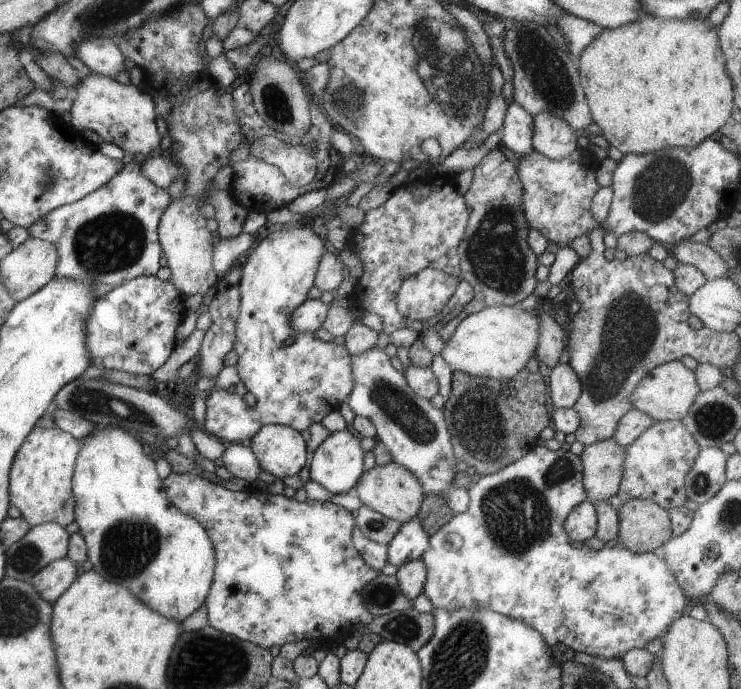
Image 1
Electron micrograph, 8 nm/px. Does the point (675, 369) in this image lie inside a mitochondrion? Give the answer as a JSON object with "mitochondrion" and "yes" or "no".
{"mitochondrion":"no"}

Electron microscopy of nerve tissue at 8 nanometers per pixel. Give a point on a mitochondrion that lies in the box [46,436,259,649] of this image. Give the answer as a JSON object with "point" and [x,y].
{"point":[127,548]}

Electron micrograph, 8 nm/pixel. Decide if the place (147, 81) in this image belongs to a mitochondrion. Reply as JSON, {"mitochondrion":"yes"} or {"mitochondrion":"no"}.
{"mitochondrion":"no"}

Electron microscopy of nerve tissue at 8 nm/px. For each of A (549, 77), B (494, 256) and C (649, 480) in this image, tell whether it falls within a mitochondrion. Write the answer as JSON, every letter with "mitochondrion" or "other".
{"A":"mitochondrion","B":"mitochondrion","C":"other"}

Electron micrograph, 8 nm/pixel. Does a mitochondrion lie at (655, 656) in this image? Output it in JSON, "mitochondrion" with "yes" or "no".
{"mitochondrion":"no"}

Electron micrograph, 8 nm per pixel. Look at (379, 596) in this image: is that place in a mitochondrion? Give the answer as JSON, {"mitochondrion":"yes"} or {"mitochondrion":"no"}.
{"mitochondrion":"yes"}

